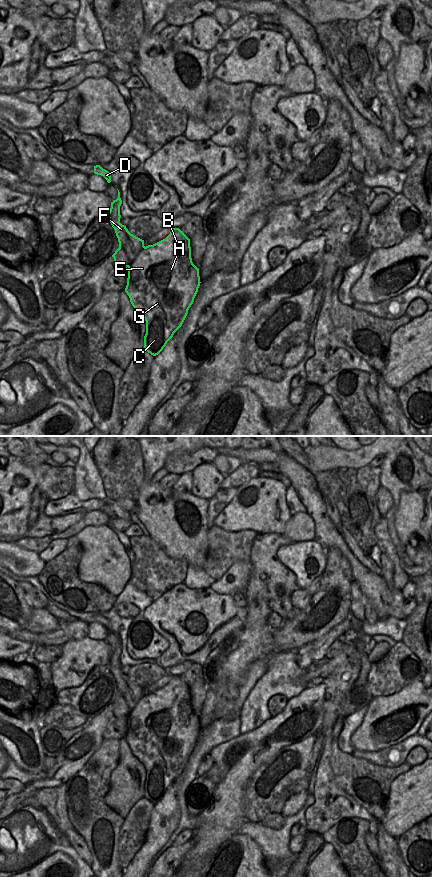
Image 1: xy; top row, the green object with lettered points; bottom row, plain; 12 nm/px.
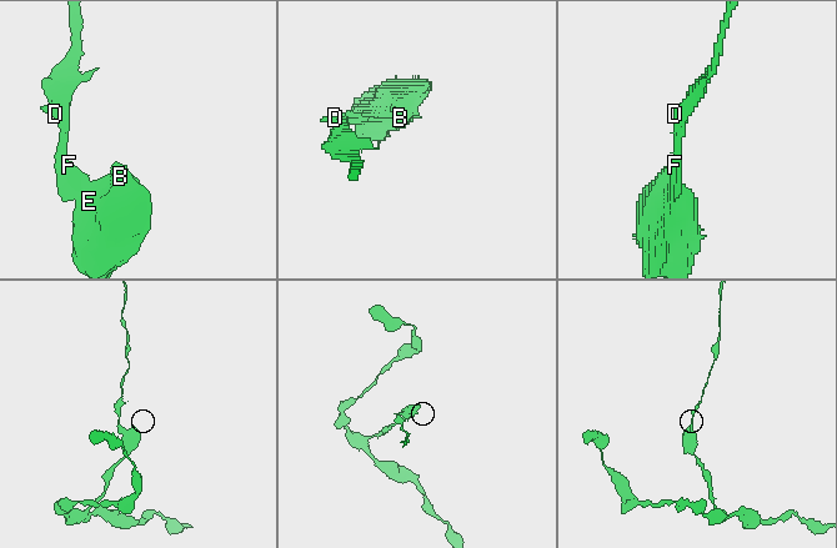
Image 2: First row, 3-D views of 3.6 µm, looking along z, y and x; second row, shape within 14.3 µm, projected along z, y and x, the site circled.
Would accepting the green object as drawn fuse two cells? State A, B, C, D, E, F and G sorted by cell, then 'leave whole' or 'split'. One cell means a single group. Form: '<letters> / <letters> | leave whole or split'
A B C E G / D F | split

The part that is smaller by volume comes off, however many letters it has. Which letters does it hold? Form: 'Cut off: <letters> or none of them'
Cut off: D, F

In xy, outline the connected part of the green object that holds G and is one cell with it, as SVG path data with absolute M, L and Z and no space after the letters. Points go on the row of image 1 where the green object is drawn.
M173 228L163 240L143 248L128 267L125 292L132 306L146 321L144 350L158 355L182 326L200 286L199 268L191 258L190 239Z

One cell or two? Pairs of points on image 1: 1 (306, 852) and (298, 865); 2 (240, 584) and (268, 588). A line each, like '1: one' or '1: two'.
1: one
2: two

